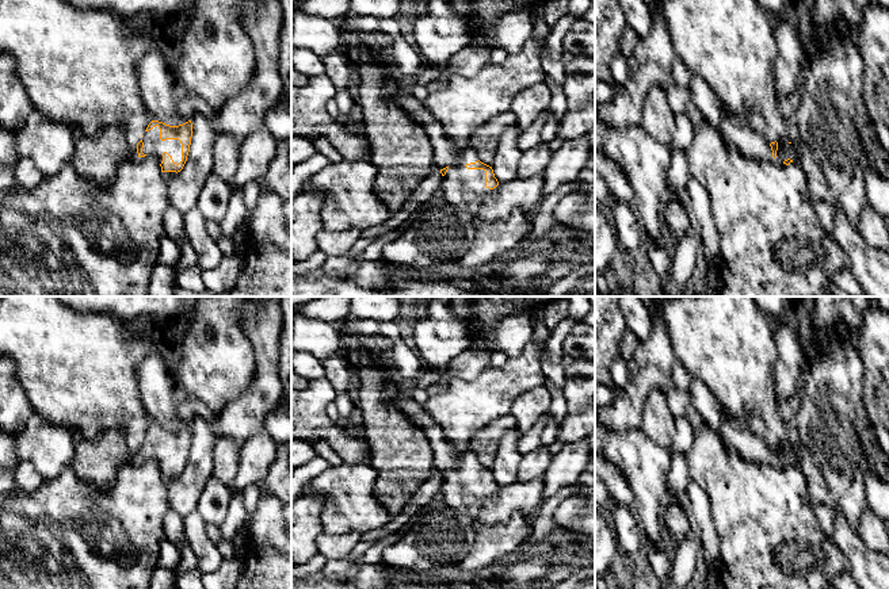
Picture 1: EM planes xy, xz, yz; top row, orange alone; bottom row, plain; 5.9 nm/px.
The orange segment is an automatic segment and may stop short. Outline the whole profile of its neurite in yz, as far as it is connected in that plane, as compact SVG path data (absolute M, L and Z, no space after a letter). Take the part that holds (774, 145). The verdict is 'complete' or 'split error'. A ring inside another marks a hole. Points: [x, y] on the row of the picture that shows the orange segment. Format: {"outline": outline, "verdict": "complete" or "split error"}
{"outline": "M771 142L770 144L771 150L772 150L772 157L778 158L783 164L789 165L790 162L798 162L800 161L800 154L798 154L798 144L786 144L779 146L778 142Z", "verdict": "split error"}

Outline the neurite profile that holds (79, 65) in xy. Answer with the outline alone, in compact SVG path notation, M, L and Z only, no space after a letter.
M0 0L0 54L9 54L15 58L16 76L20 79L33 108L49 119L66 122L73 127L79 126L88 137L95 137L110 126L118 126L125 131L130 144L130 156L137 150L137 144L141 141L148 125L154 121L141 95L138 62L150 47L157 47L161 38L168 37L169 31L156 19L140 18L137 19L137 28L133 30L122 16L106 8L80 8L64 0Z

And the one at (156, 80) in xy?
M150 47L138 62L140 89L154 121L169 126L179 126L186 119L176 106L175 77L157 47Z

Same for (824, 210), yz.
M823 199L823 200L814 200L814 213L816 213L816 218L819 225L821 226L821 229L832 236L833 229L835 229L835 223L833 223L833 200L829 199Z

